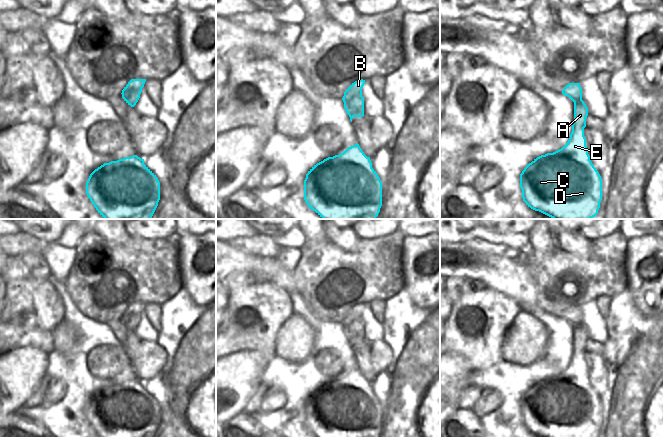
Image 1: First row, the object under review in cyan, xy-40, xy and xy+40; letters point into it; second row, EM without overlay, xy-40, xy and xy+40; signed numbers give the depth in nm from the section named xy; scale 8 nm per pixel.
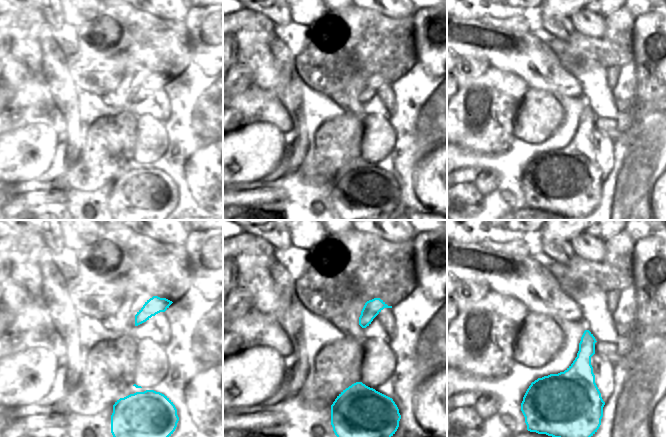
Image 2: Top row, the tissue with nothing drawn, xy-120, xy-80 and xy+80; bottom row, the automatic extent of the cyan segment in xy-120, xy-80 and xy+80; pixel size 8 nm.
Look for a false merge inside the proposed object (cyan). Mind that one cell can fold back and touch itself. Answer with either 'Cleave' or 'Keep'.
Keep.

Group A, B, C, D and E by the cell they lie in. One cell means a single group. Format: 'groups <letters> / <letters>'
groups A B C D E

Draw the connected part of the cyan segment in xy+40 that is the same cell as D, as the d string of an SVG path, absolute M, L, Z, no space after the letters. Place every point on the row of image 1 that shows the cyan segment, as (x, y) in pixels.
M569 83L562 94L574 102L574 122L568 142L553 153L541 155L520 174L522 198L528 207L552 219L592 219L602 200L602 178L590 160L584 128L588 108L582 100L580 83Z

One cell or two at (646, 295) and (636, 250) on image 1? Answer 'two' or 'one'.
one

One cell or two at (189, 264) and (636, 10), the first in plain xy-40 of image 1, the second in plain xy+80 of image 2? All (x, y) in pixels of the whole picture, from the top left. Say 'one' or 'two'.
two

